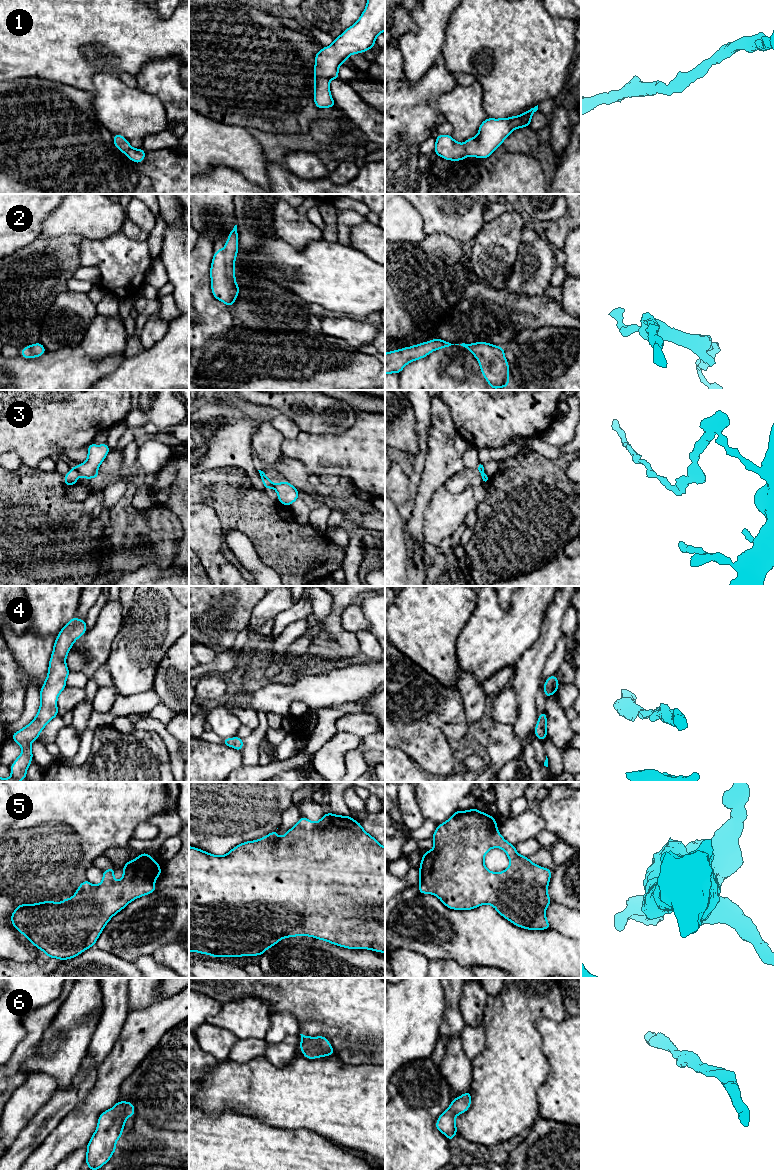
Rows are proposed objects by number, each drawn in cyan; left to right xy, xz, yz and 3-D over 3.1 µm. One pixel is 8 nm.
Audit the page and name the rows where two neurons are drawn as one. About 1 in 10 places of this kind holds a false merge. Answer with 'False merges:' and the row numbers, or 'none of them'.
False merges: 3

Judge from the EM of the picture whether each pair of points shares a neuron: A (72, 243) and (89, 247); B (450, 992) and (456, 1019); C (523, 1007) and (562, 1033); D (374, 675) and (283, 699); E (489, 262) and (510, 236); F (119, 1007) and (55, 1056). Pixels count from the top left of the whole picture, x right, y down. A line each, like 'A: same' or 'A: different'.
A: different
B: same
C: different
D: same
E: same
F: different

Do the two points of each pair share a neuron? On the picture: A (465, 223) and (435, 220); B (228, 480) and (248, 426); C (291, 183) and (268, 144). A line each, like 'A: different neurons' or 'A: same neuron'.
A: same neuron
B: different neurons
C: different neurons

